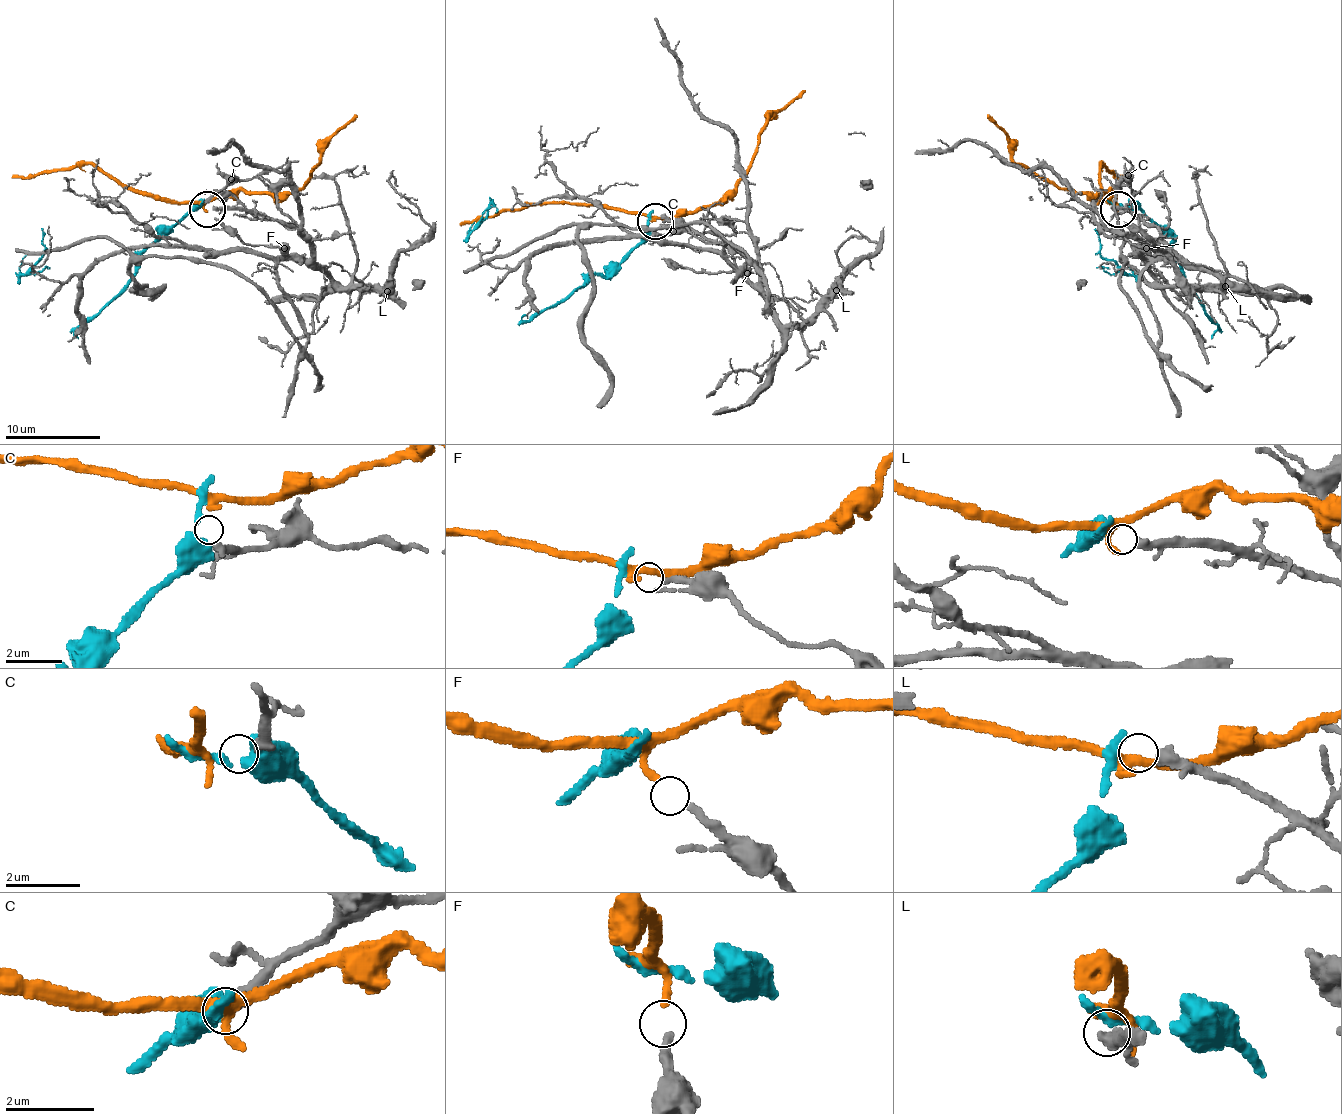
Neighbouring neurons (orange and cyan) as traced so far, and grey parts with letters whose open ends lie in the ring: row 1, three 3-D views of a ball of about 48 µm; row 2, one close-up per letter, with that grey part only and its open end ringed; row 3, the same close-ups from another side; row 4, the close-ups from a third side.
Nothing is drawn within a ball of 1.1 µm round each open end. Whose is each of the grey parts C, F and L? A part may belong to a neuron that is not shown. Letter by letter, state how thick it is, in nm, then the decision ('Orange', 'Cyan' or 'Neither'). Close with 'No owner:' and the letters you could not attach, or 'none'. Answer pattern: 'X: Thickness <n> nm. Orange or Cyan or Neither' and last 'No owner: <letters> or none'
C: Thickness 300 nm. Neither
F: Thickness 200 nm. Orange
L: Thickness 240 nm. Neither
No owner: C, L

